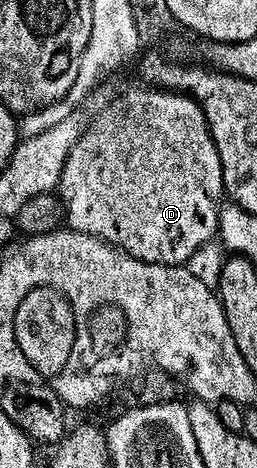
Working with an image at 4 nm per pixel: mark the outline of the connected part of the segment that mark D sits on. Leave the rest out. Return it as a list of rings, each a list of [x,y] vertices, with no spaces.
[[[148,87],[138,90],[137,93],[128,93],[125,97],[117,96],[112,104],[107,105],[98,116],[91,118],[88,130],[80,137],[80,142],[70,151],[70,155],[64,163],[58,186],[58,197],[62,202],[63,212],[66,214],[67,228],[71,232],[85,233],[96,237],[99,241],[106,241],[109,245],[123,249],[131,257],[137,257],[139,261],[145,261],[151,265],[179,265],[181,267],[187,266],[199,254],[196,252],[211,237],[217,236],[224,196],[222,159],[218,155],[218,147],[214,143],[212,132],[208,129],[206,115],[201,111],[198,102],[193,101],[191,97],[182,97],[179,93],[153,91]]]

